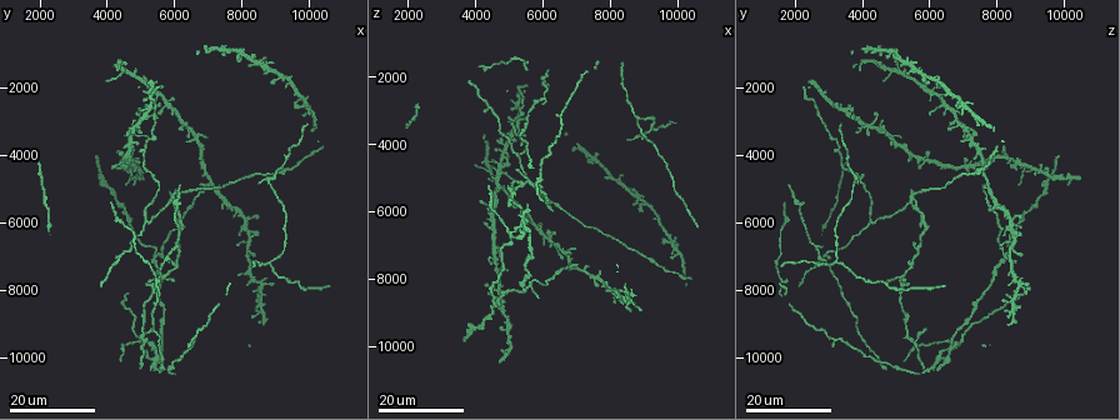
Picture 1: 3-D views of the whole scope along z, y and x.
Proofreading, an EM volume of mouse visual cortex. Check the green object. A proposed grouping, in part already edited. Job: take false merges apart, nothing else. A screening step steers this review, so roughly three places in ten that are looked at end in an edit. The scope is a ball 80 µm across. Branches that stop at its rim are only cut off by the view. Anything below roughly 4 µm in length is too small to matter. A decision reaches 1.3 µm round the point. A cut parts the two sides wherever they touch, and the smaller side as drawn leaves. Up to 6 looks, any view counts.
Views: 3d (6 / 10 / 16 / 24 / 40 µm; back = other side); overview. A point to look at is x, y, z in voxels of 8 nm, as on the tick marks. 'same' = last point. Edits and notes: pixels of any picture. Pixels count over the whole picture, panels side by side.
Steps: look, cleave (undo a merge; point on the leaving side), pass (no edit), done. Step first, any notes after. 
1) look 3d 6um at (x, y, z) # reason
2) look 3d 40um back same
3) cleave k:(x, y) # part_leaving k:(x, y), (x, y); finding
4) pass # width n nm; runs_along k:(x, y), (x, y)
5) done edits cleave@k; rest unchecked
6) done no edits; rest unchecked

look 3d 24um at (5800, 5300, 5400) # three-way junction

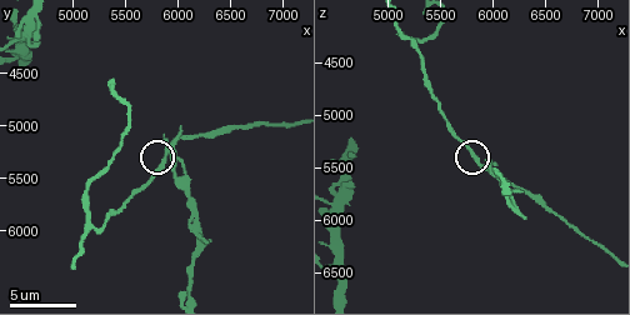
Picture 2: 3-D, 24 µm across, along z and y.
look 3d 6um at (5880, 5340, 5440)

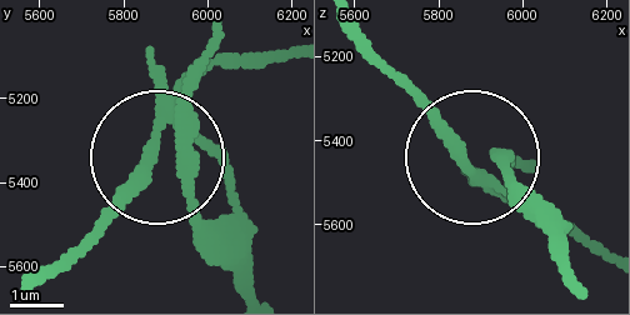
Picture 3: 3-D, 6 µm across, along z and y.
cleave 3:(224, 154) # width 190 nm; a second cell is stuck on

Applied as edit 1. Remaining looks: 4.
look 3d 16um at (5140, 5980, 4240) # a fork

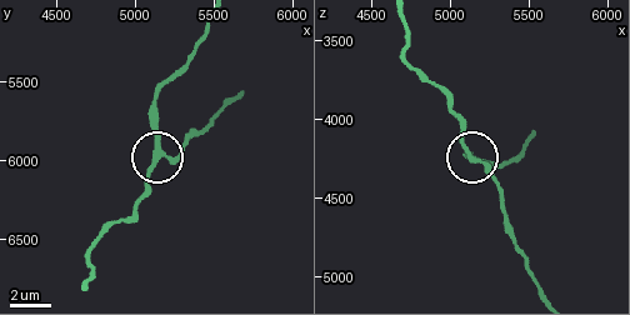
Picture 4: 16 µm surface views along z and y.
pass # arms 3; all the same cell

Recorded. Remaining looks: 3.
look 3d 24um at (7200, 5100, 7700) # side arm on a straight run

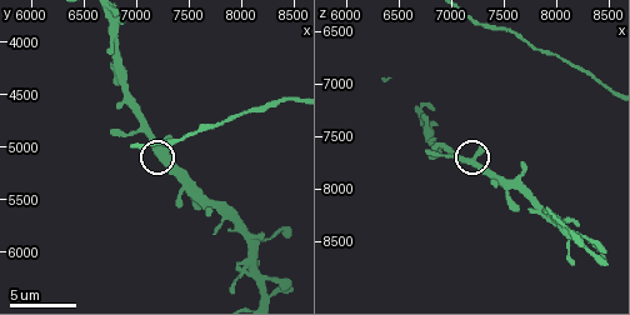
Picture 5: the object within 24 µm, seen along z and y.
look 3d 10um at (7180, 5060, 7760)

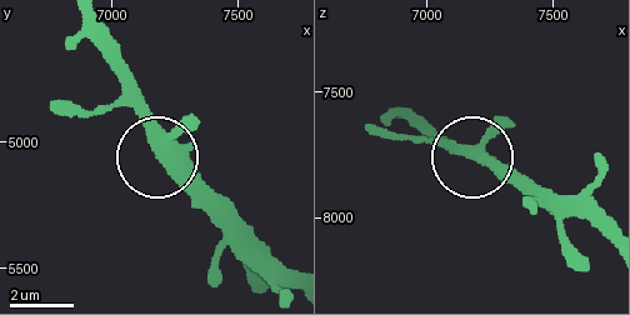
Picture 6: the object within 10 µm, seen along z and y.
pass # side_arm 101 um; all the same cell

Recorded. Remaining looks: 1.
done edits cleave@3; rest unchecked

